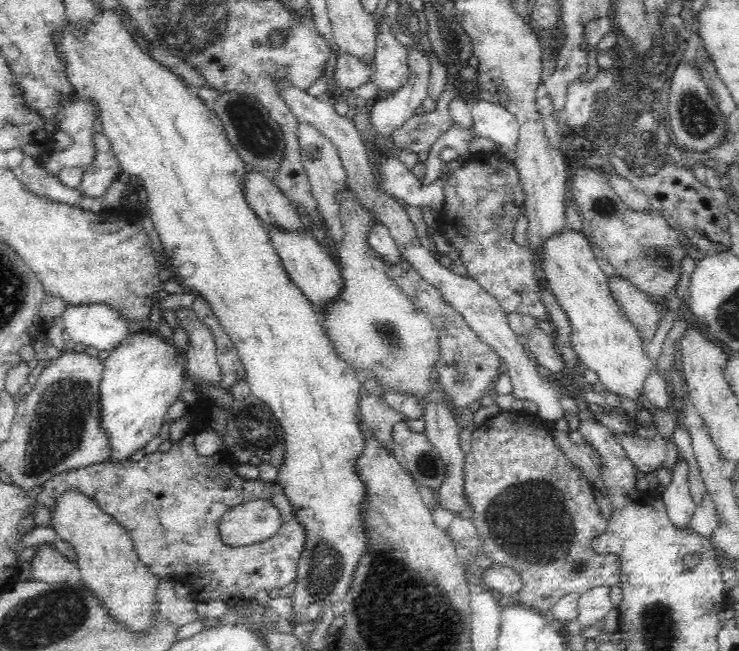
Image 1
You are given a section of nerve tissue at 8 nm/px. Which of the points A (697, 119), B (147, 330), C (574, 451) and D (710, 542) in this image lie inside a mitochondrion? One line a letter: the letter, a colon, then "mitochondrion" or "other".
A: mitochondrion
B: other
C: other
D: other

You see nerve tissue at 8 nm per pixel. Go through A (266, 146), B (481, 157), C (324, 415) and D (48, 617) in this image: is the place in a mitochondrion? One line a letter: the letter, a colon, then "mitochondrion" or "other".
A: mitochondrion
B: other
C: other
D: mitochondrion

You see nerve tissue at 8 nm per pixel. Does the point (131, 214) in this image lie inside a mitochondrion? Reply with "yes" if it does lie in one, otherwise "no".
no

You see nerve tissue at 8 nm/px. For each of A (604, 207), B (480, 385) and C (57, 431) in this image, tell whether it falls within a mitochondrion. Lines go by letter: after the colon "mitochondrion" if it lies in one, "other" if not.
A: mitochondrion
B: other
C: mitochondrion

